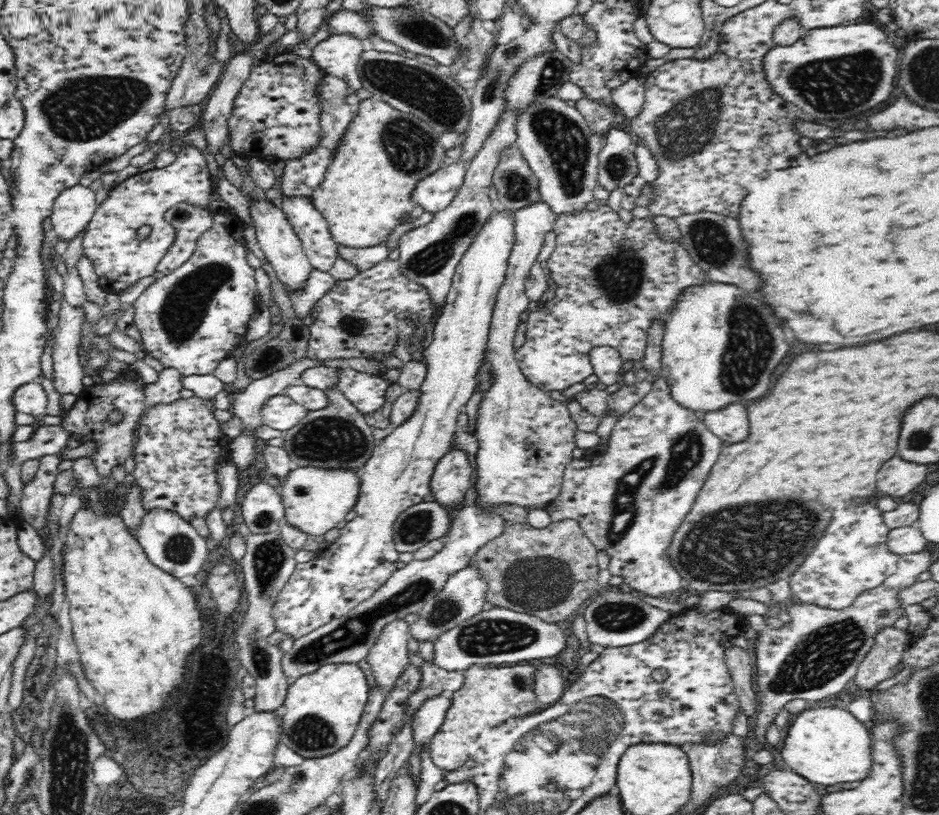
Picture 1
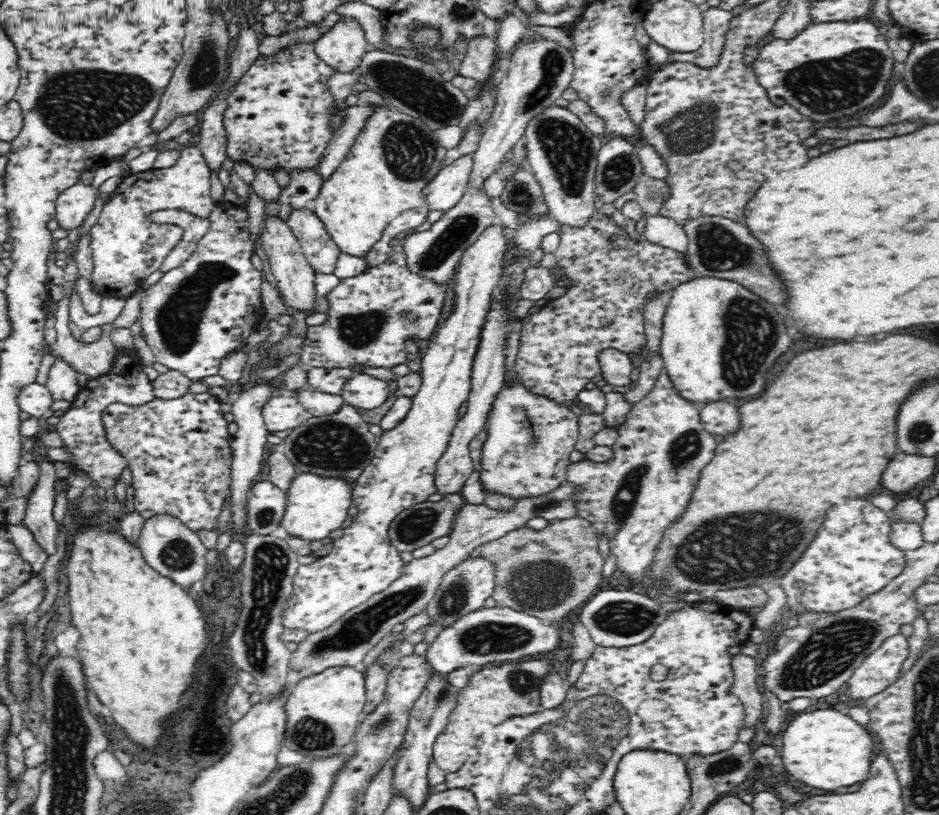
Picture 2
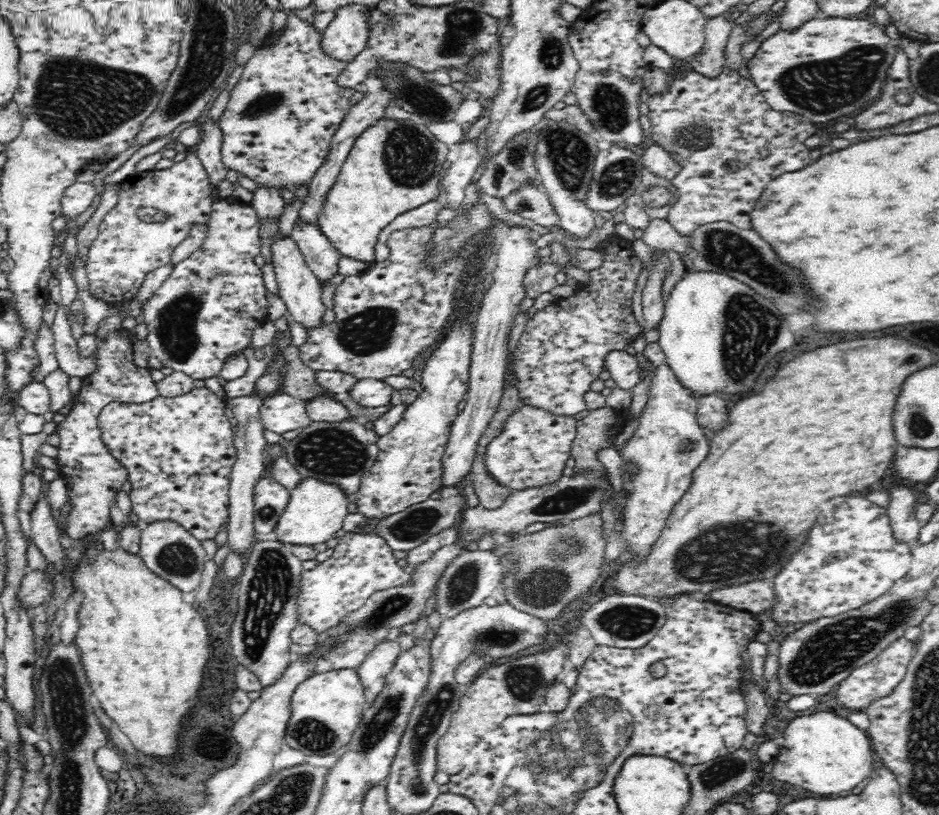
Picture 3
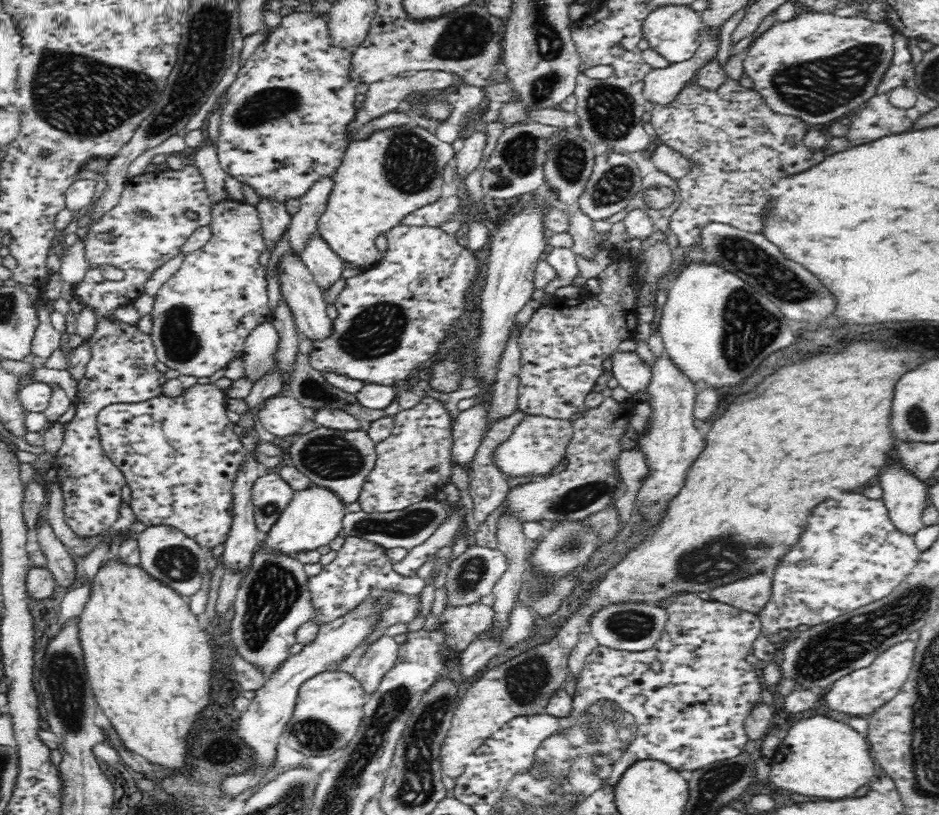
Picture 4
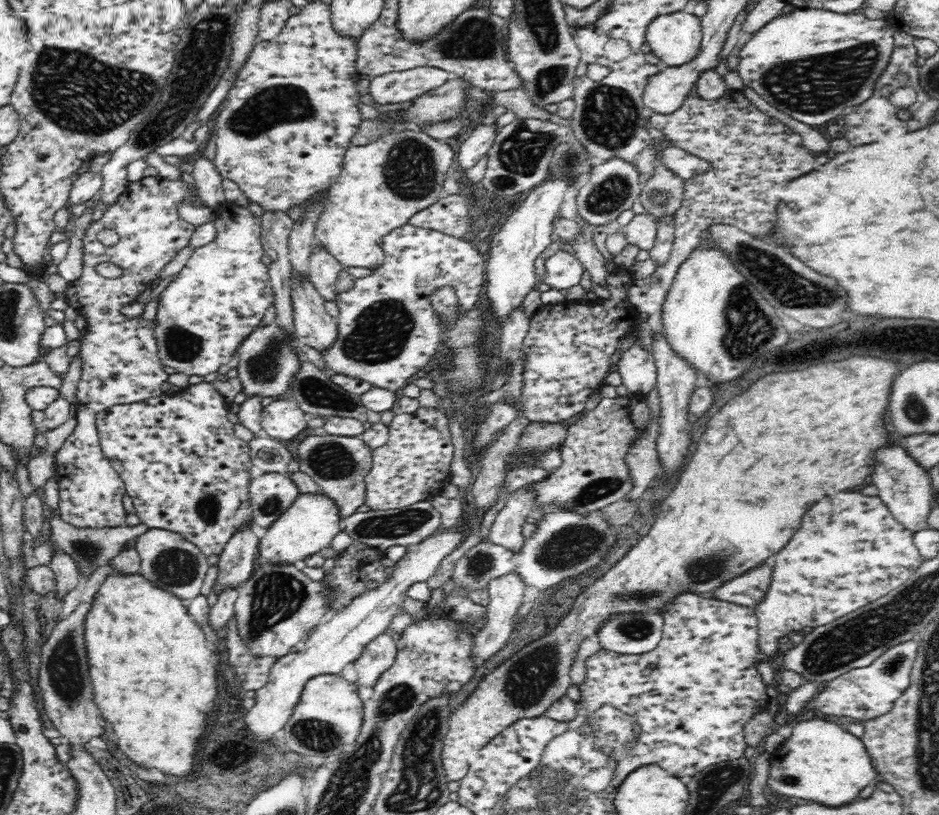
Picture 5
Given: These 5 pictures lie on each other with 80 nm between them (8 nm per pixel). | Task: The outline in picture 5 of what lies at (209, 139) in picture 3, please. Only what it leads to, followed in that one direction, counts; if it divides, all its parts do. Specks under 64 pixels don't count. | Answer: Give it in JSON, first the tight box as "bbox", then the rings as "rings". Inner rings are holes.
{"bbox":[191,157,226,208],"rings":[[[199,157],[194,164],[194,171],[191,173],[196,182],[197,194],[204,201],[204,205],[209,208],[218,208],[226,202],[222,181],[224,177],[215,160],[209,160],[207,157]]]}

